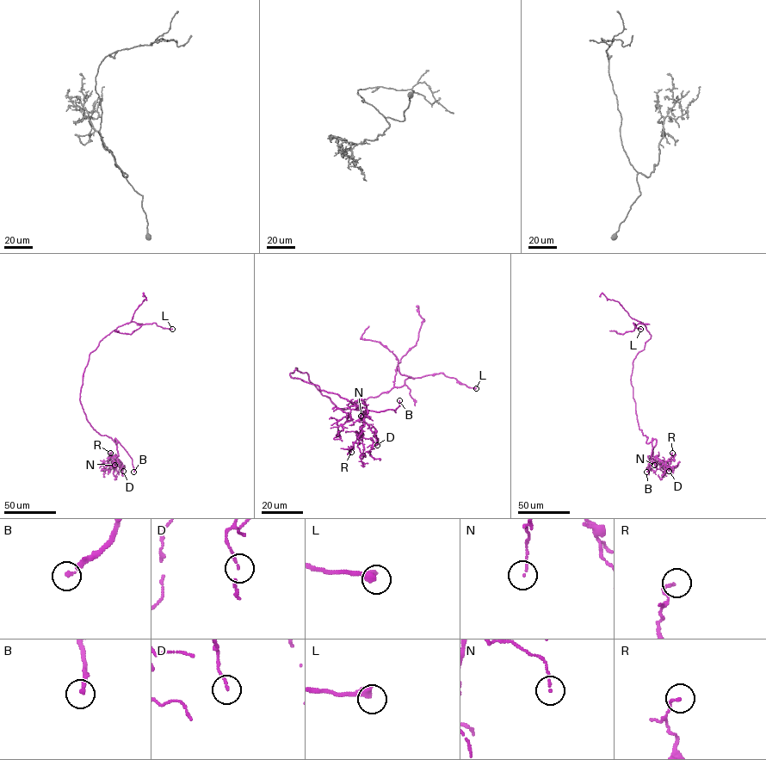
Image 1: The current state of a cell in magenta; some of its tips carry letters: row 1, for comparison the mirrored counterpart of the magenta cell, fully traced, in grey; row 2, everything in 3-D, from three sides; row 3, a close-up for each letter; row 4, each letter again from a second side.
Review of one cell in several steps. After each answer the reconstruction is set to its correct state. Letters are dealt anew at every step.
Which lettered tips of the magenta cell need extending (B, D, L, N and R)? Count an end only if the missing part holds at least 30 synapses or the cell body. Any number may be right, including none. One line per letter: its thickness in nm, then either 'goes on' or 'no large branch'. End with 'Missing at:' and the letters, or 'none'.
B: 180 nm thick; no large branch
D: 100 nm thick; no large branch
L: 360 nm thick; no large branch
N: 100 nm thick; no large branch
R: 140 nm thick; no large branch
Missing at: none

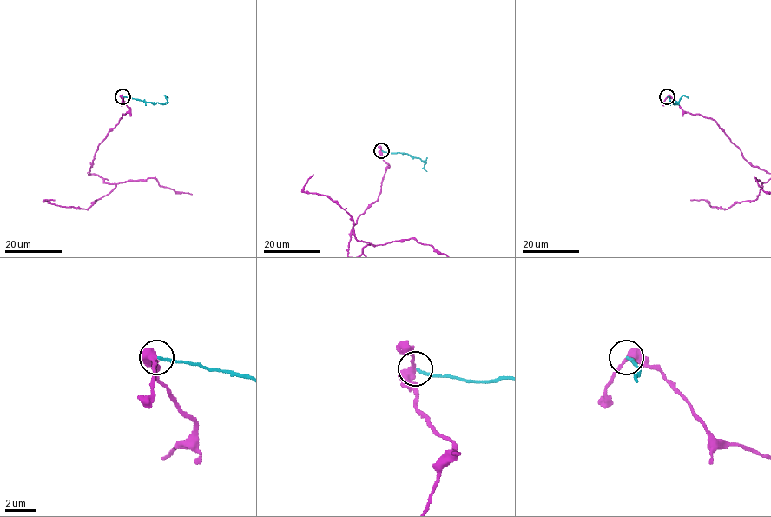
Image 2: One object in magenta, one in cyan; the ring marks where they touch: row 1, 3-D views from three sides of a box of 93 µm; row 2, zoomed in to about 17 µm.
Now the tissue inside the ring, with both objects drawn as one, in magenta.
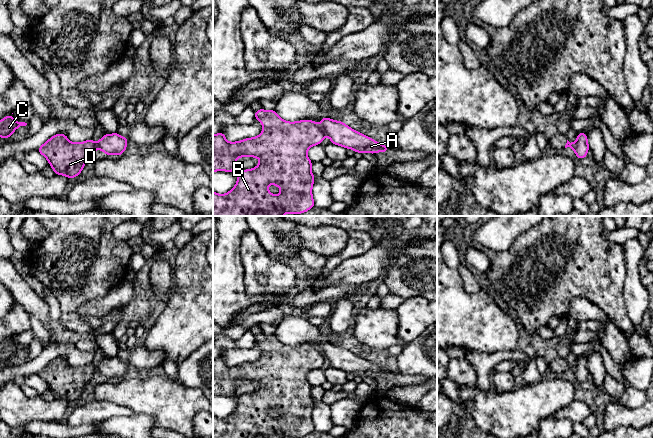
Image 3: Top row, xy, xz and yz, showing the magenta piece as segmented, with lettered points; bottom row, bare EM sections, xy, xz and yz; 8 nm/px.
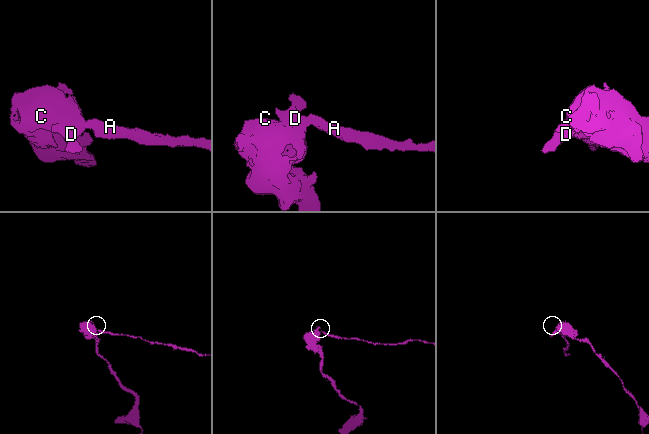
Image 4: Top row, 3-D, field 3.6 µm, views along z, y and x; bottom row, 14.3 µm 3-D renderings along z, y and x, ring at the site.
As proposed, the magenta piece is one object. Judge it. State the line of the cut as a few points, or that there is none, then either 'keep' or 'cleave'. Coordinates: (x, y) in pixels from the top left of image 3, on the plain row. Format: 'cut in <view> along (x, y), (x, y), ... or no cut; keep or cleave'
cut in xz along (320, 351), (325, 358); cleave

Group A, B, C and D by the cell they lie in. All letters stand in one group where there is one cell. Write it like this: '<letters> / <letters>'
A / B C D

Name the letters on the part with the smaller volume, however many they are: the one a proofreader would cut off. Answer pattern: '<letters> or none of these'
A

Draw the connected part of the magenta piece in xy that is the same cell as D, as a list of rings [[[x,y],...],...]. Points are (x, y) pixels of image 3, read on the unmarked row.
[[[59,357],[38,372],[53,392],[55,398],[75,402],[83,394],[97,373],[93,363],[80,367],[72,367],[67,360]]]

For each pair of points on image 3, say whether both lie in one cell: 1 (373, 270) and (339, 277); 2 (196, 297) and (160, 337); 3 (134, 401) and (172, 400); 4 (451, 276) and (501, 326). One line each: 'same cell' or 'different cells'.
1: same cell
2: same cell
3: same cell
4: same cell

